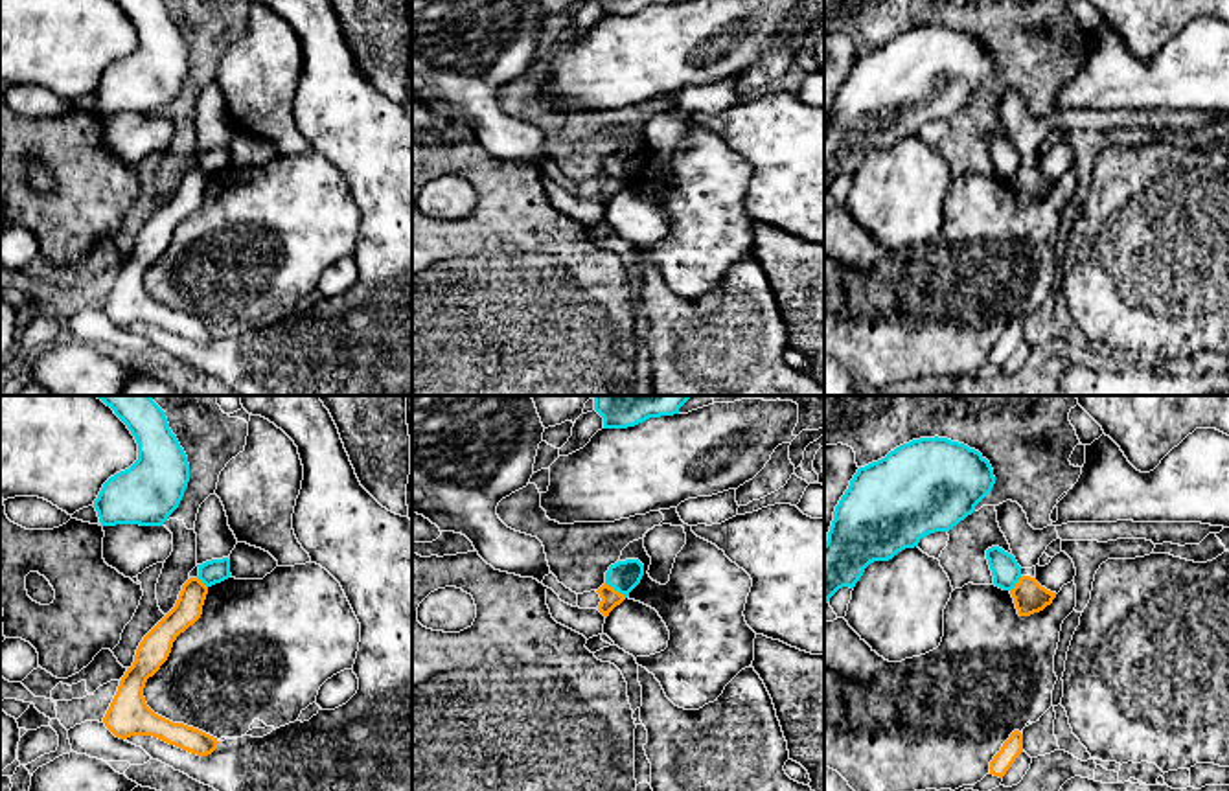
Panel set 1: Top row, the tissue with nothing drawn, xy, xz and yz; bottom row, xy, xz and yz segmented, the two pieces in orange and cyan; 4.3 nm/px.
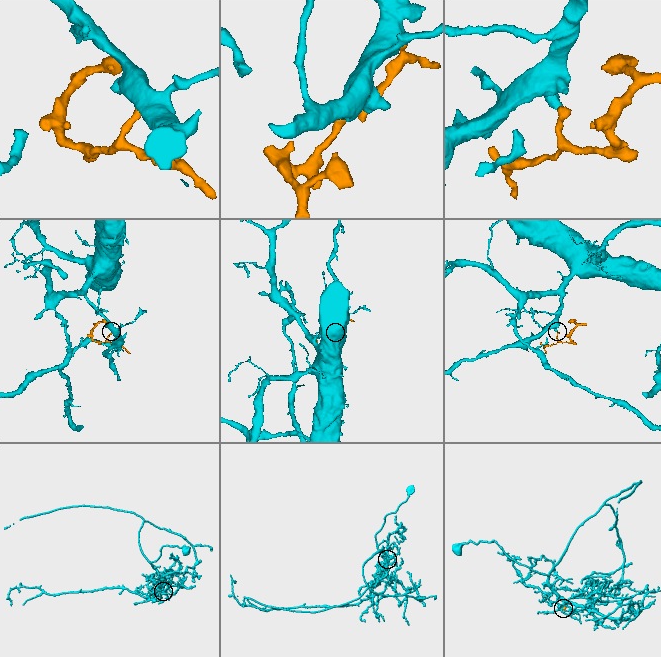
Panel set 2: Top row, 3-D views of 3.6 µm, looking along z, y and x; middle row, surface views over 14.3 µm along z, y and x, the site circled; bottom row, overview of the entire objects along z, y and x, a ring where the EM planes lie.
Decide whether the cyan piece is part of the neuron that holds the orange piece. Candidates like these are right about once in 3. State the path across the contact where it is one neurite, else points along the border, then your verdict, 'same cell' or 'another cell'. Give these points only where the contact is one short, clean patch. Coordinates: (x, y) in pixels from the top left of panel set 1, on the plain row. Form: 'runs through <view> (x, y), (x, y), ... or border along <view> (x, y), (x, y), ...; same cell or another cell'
border along xz (606, 170), (626, 184); another cell

